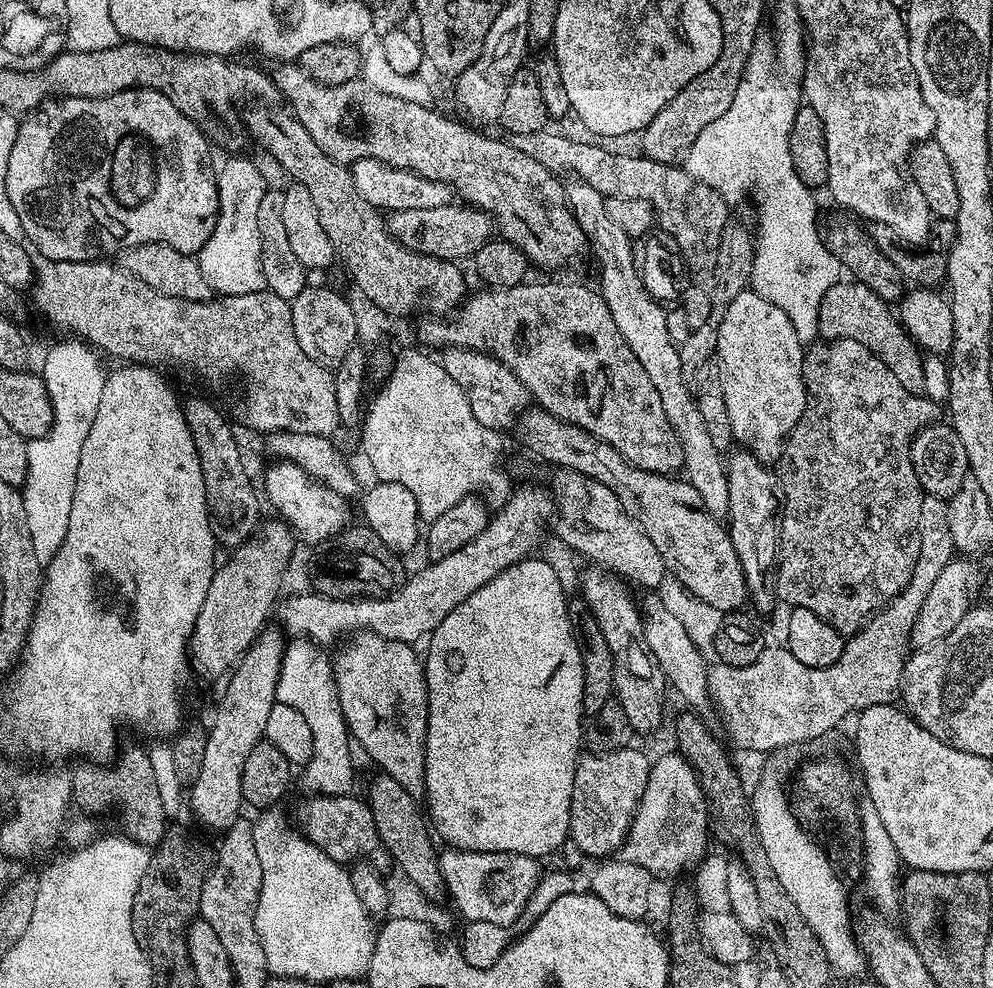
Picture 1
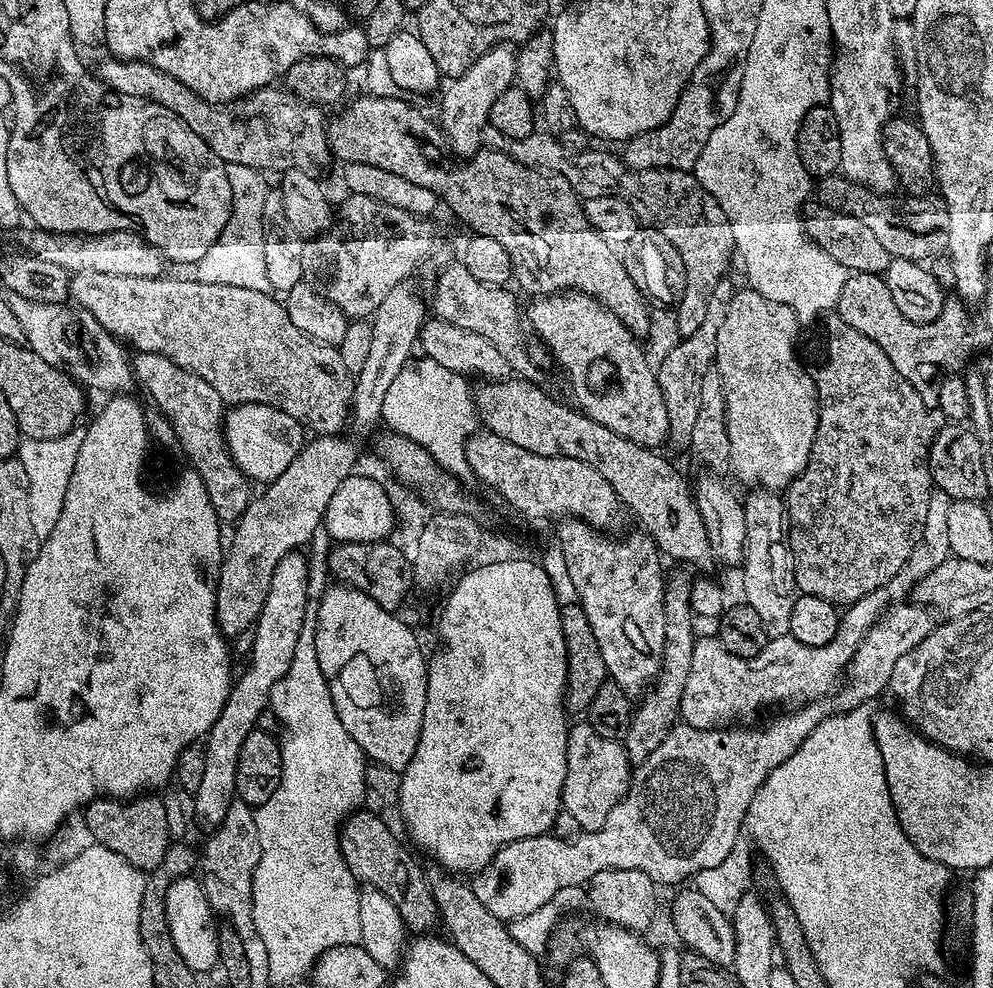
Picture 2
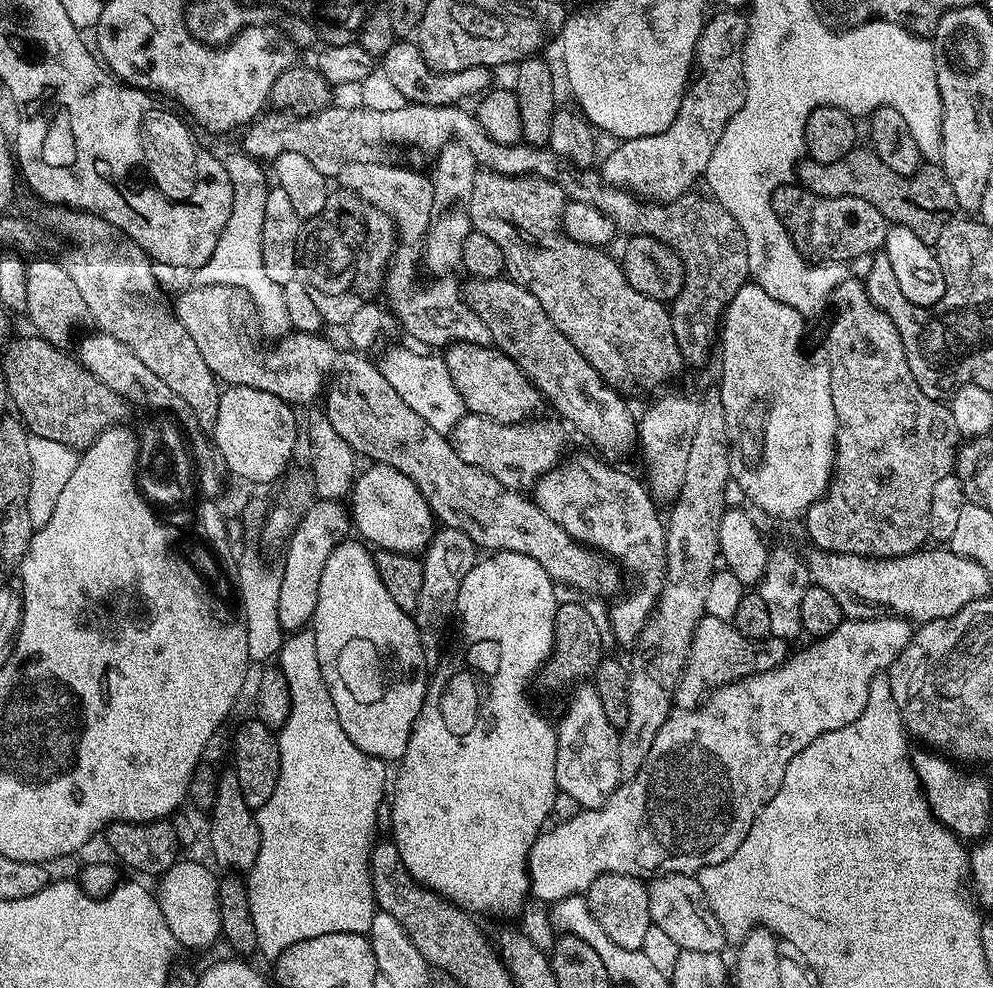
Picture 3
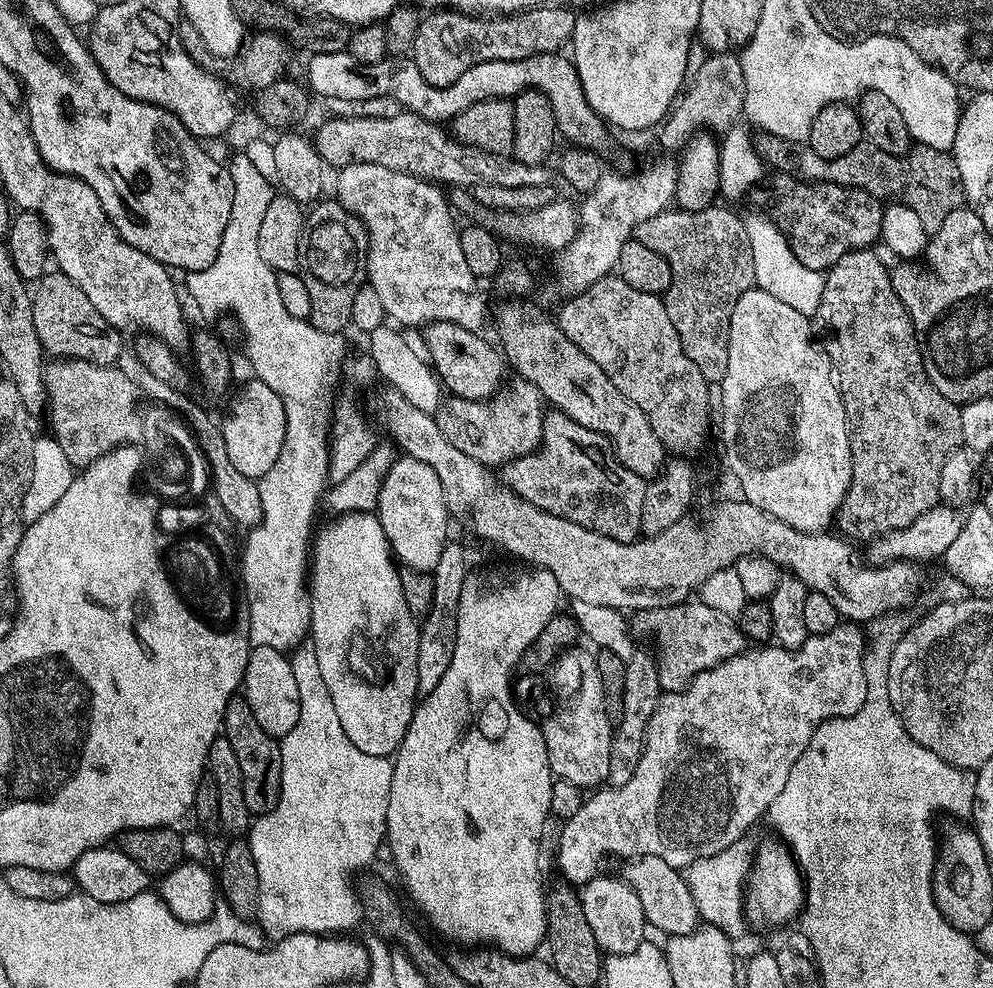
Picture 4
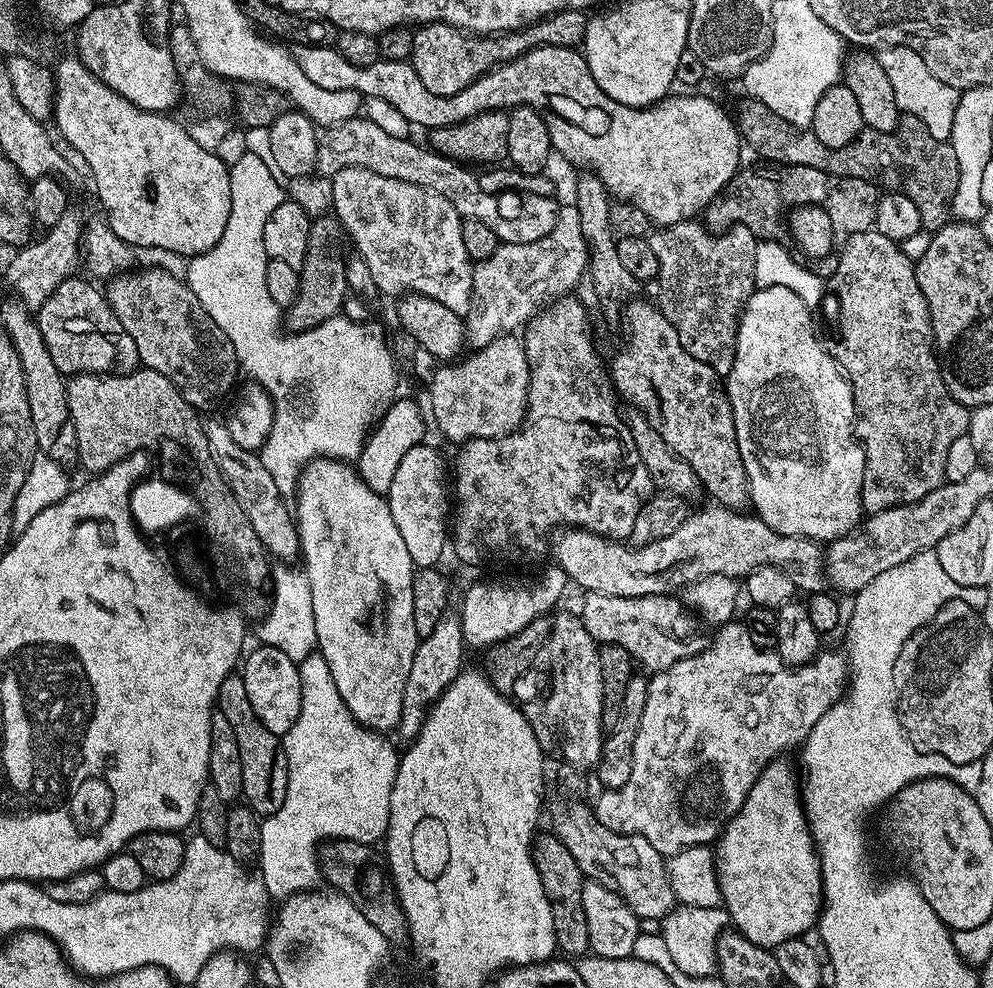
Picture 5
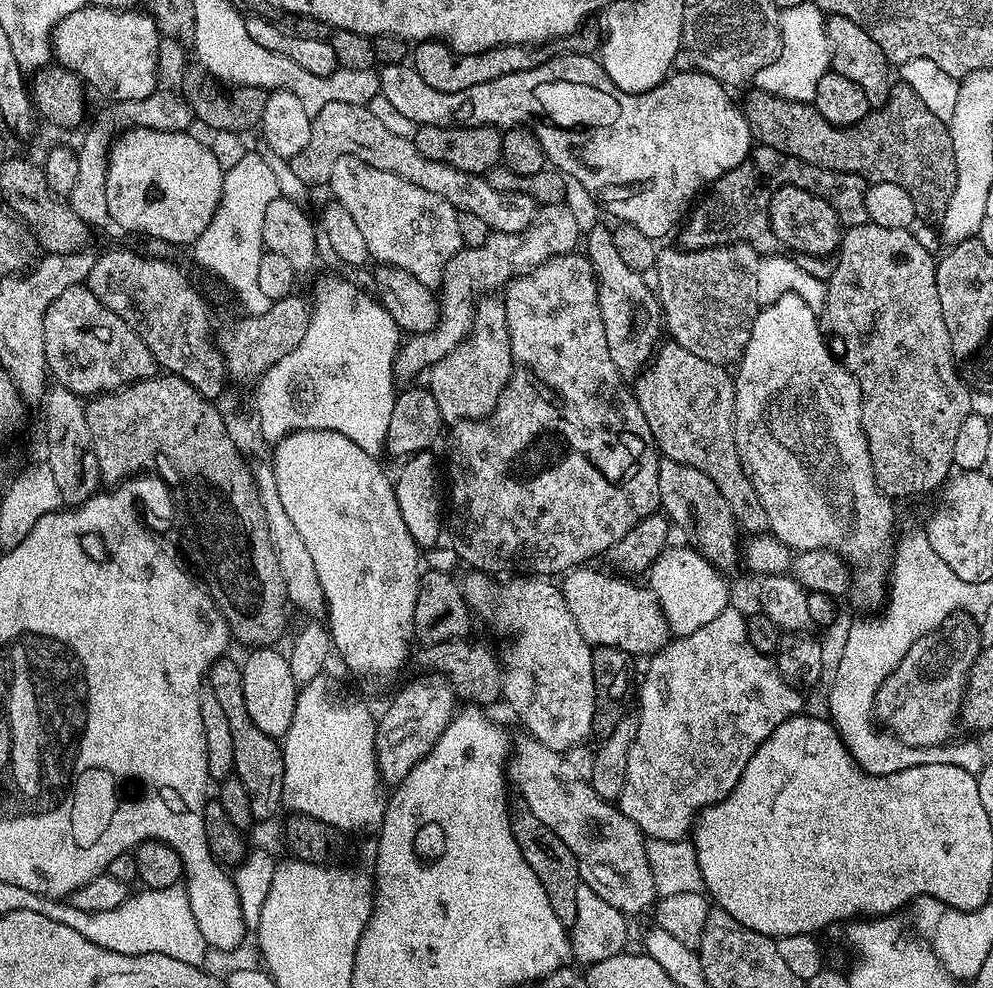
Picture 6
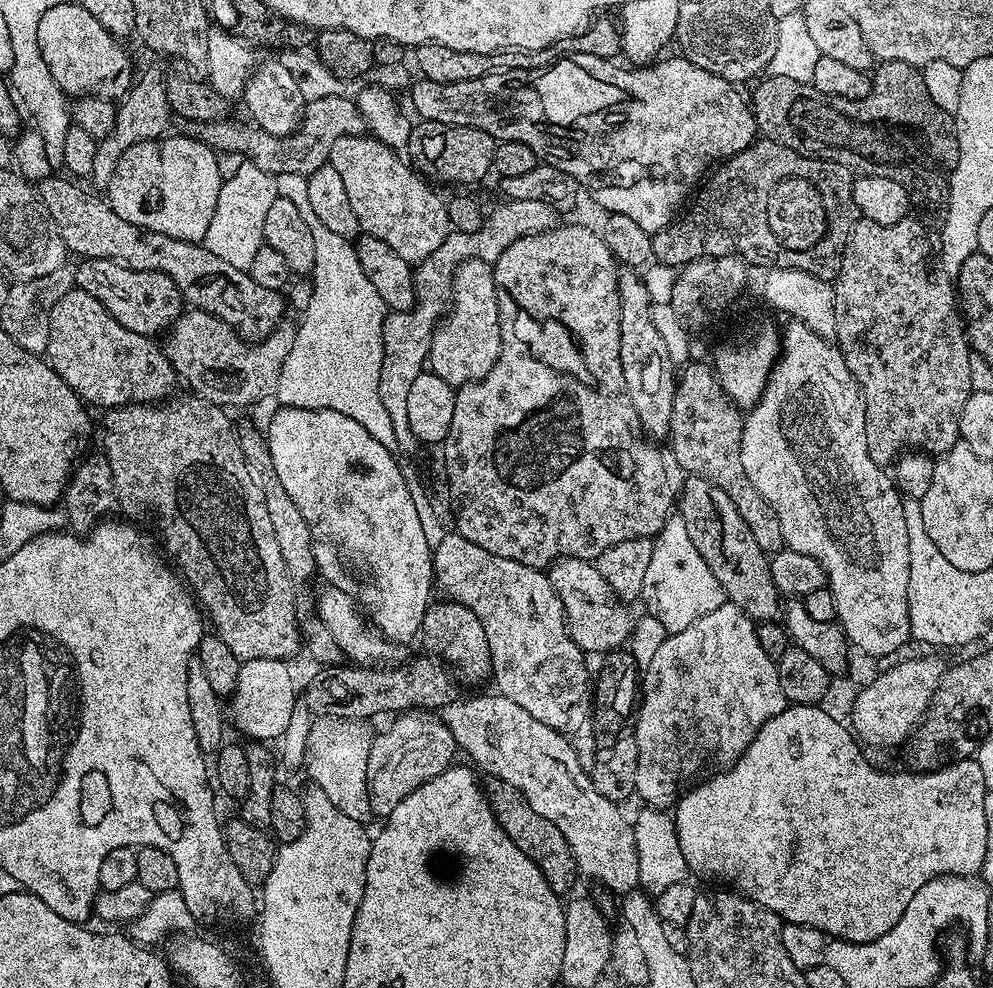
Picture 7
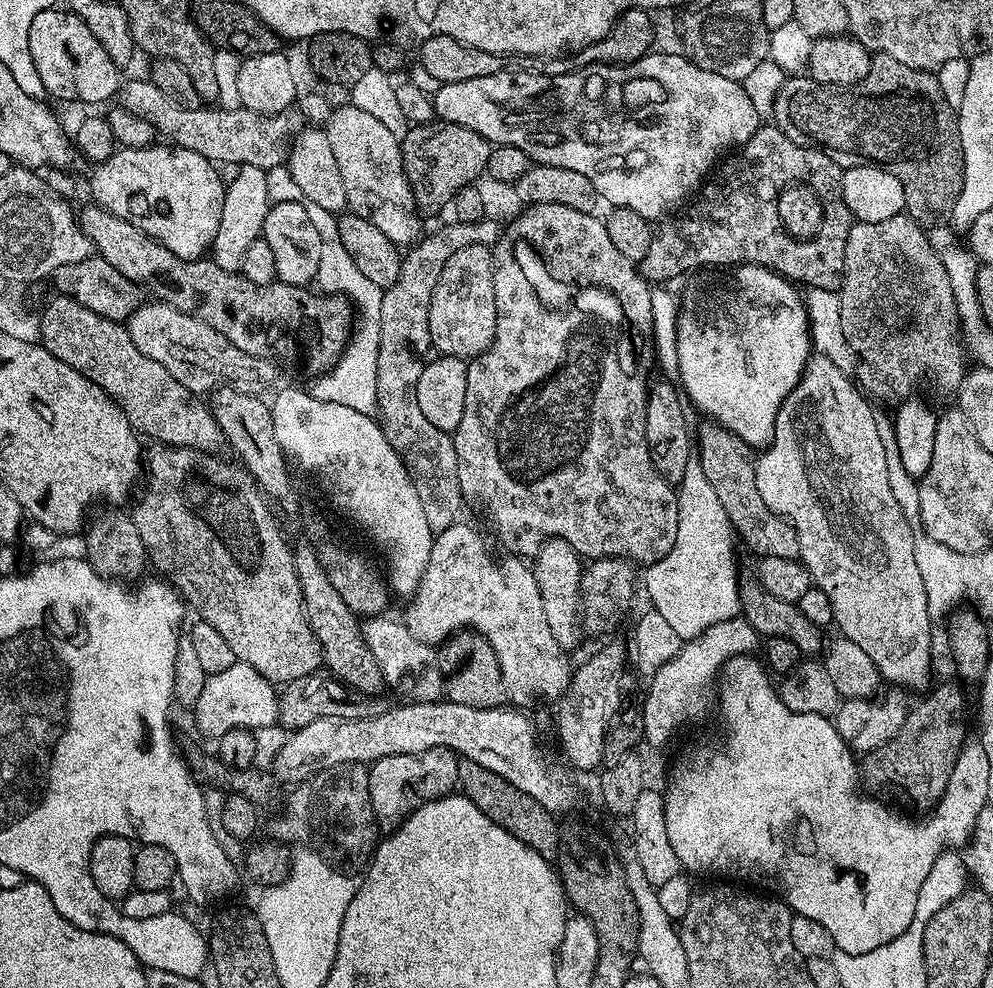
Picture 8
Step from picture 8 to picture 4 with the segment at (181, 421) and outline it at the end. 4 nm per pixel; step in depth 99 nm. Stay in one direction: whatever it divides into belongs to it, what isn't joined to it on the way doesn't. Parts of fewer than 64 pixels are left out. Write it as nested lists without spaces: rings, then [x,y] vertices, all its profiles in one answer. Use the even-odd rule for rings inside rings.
[[[52,270],[40,277],[35,288],[31,293],[34,328],[49,357],[85,360],[91,364],[109,366],[119,361],[122,355],[120,329],[110,326],[110,322],[106,322],[106,318],[102,318],[102,314],[94,310],[90,298],[86,298],[86,294],[82,294],[82,290],[78,290],[78,286],[70,282],[70,278],[63,276],[59,270]]]

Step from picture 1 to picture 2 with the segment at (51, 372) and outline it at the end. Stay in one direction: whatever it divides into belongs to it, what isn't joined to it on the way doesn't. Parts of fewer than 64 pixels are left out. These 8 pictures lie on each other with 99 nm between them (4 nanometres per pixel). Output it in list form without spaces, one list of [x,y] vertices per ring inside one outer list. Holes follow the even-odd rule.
[[[77,426],[64,436],[53,440],[21,439],[18,458],[22,466],[26,466],[26,478],[30,478],[30,523],[34,526],[34,534],[38,534],[41,542],[47,540],[48,535],[58,526],[58,518],[62,515],[62,502],[66,502],[66,486],[70,486],[70,474],[74,474],[74,462],[78,462],[78,450],[82,450],[82,438],[85,429]]]

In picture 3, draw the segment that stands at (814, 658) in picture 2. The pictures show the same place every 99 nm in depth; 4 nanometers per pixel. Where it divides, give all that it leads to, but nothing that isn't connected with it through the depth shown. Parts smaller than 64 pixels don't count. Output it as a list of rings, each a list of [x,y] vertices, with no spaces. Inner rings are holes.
[[[706,614],[698,622],[692,644],[688,648],[688,662],[677,679],[675,707],[680,710],[697,708],[722,686],[780,667],[790,655],[788,648],[789,641],[779,640],[774,635],[766,640],[747,640],[729,621]]]

